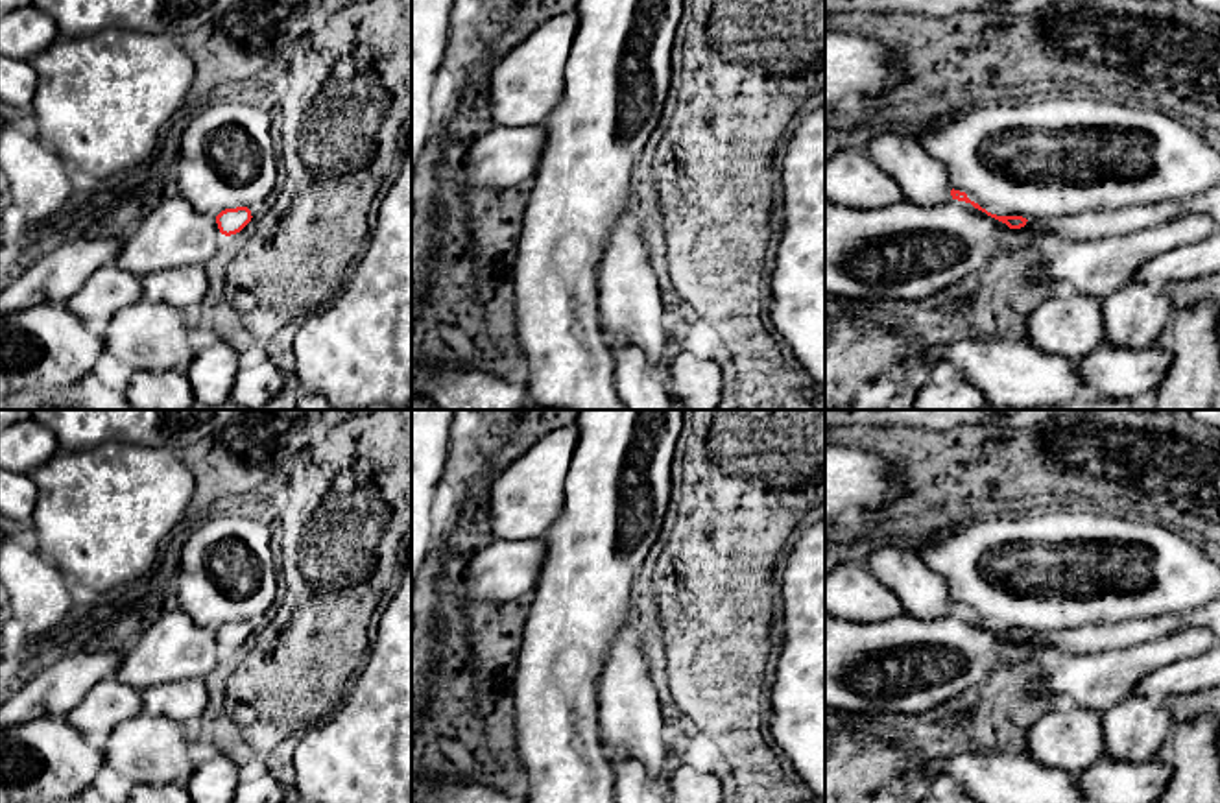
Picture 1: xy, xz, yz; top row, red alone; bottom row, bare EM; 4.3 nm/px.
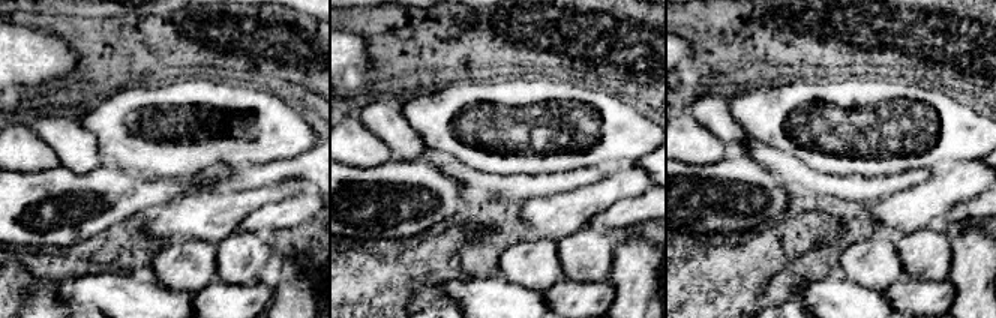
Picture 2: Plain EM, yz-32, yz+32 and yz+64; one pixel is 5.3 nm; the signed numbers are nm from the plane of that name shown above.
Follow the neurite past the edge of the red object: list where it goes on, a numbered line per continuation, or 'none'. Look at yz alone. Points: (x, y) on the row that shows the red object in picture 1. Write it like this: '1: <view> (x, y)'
1: yz (1086, 226)

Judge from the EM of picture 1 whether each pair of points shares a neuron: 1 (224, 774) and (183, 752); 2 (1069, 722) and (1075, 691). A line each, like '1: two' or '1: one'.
1: two
2: two

